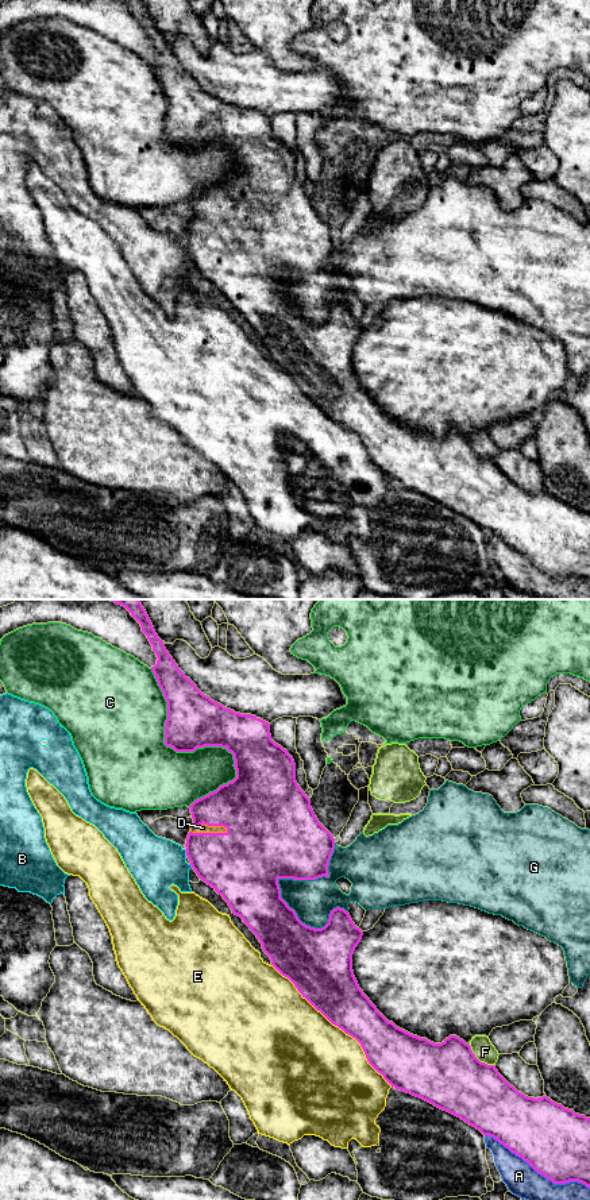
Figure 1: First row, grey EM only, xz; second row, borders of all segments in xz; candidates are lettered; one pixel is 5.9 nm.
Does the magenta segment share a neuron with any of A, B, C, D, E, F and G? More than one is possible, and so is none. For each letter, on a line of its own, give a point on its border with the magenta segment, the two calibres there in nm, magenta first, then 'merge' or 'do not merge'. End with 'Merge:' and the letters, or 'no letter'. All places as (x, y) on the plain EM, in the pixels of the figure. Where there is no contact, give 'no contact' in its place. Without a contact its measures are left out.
A: contact xz (538, 567); calibres 420 and 240 nm; do not merge
B: contact xz (186, 247); calibres 360 and 320 nm; do not merge
C: contact xz (195, 145); calibres 320 and 360 nm; do not merge
D: contact xz (209, 228); calibres 400 and 50 nm; merge
E: contact xz (336, 420); calibres 320 and 480 nm; do not merge
F: contact xz (478, 455); calibres 400 and 120 nm; do not merge
G: contact xz (292, 273); calibres 480 and 240 nm; do not merge
Merge: D

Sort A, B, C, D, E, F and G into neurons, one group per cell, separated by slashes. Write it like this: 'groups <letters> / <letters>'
groups A / B G / C / D / E / F

